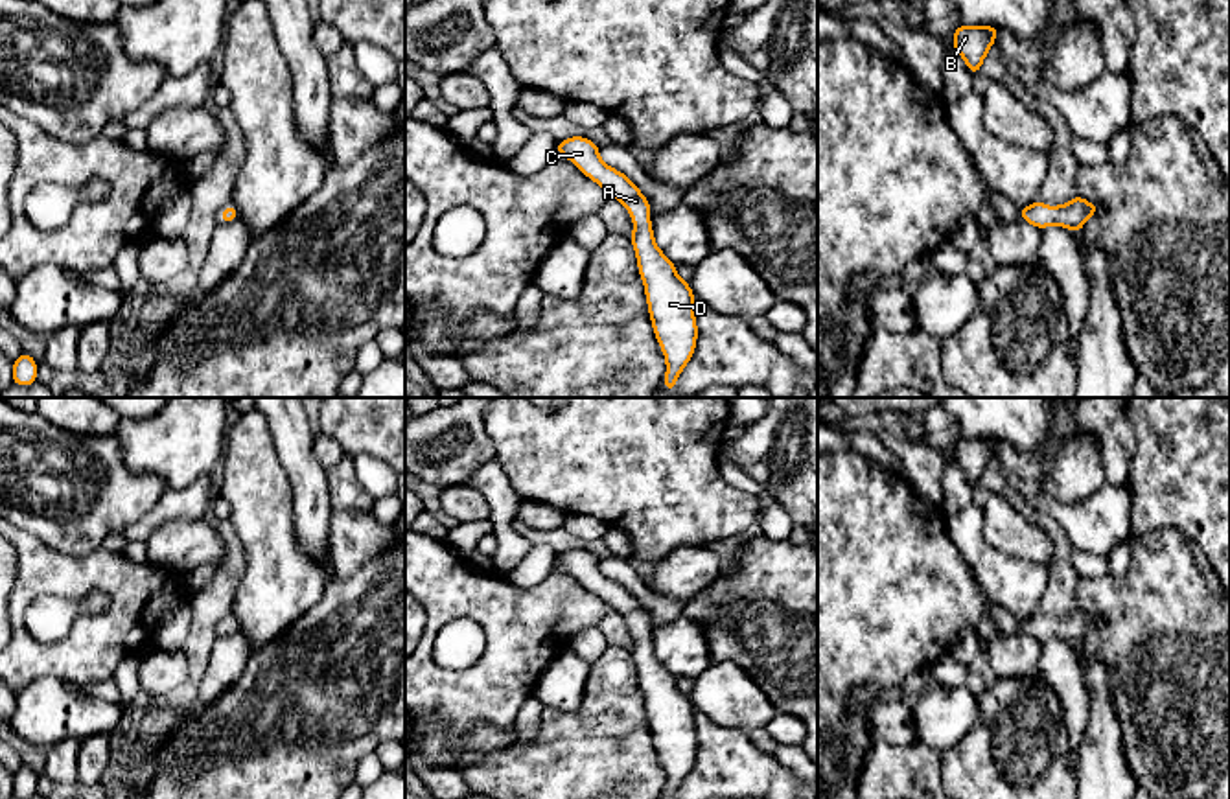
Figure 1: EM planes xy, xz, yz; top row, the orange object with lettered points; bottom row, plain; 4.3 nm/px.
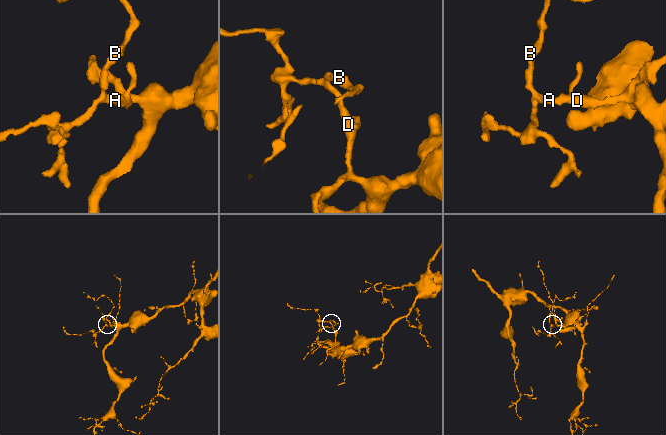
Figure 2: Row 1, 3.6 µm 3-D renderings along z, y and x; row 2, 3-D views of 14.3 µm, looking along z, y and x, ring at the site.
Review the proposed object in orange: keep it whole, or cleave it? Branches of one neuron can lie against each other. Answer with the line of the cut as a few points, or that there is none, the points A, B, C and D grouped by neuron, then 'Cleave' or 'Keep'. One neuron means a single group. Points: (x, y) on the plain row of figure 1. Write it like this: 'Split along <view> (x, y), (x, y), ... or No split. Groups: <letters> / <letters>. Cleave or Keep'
No split. Groups: A B C D. Keep

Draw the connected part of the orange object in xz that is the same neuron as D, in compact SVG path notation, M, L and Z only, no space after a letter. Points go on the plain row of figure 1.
M573 549L556 556L556 565L576 576L586 589L615 608L630 624L637 665L637 679L644 694L648 725L659 758L667 771L663 799L676 799L676 792L690 773L696 760L694 705L678 687L674 676L657 661L650 628L650 615L637 598L621 584L604 576L598 558L584 549Z

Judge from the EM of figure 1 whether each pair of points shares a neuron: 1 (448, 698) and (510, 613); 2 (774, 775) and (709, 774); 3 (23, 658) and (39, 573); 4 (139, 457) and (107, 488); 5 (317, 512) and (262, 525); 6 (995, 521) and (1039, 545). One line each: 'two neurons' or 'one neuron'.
1: one neuron
2: one neuron
3: one neuron
4: two neurons
5: two neurons
6: one neuron

